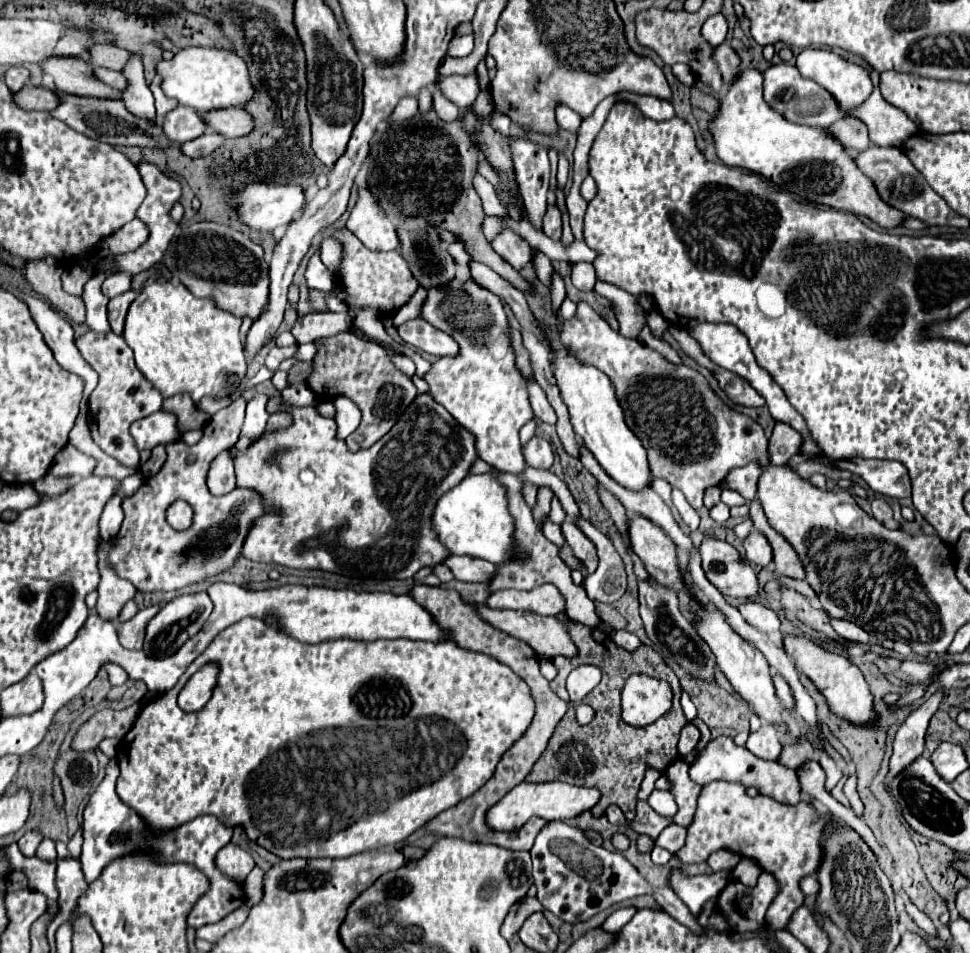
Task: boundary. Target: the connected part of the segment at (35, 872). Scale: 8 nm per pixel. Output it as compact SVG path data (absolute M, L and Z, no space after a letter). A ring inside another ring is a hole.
M17 843L7 845L5 849L7 857L9 857L9 865L13 867L13 871L23 871L27 881L29 881L29 889L37 889L41 893L47 895L47 911L49 915L57 913L57 889L55 889L55 861L41 861L37 857L25 857Z

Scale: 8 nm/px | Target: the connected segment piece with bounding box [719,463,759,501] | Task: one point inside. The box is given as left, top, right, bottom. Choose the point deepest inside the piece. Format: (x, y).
(742, 479)

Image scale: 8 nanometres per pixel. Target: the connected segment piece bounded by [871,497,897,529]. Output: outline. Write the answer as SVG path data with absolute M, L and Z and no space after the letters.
M873 499L873 503L871 503L871 509L873 509L873 517L877 519L877 521L881 521L885 527L889 527L889 529L897 529L897 523L895 523L895 519L893 519L893 511L891 511L891 507L887 505L887 501L885 499Z

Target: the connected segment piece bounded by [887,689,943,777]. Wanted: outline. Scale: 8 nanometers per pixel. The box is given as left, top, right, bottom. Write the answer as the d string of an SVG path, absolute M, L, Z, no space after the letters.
M939 689L923 705L913 709L909 717L903 721L903 725L899 727L893 739L893 755L889 761L887 777L895 777L903 767L907 767L907 763L911 763L911 759L917 759L923 753L929 719L939 709L941 701L943 701L943 691Z

